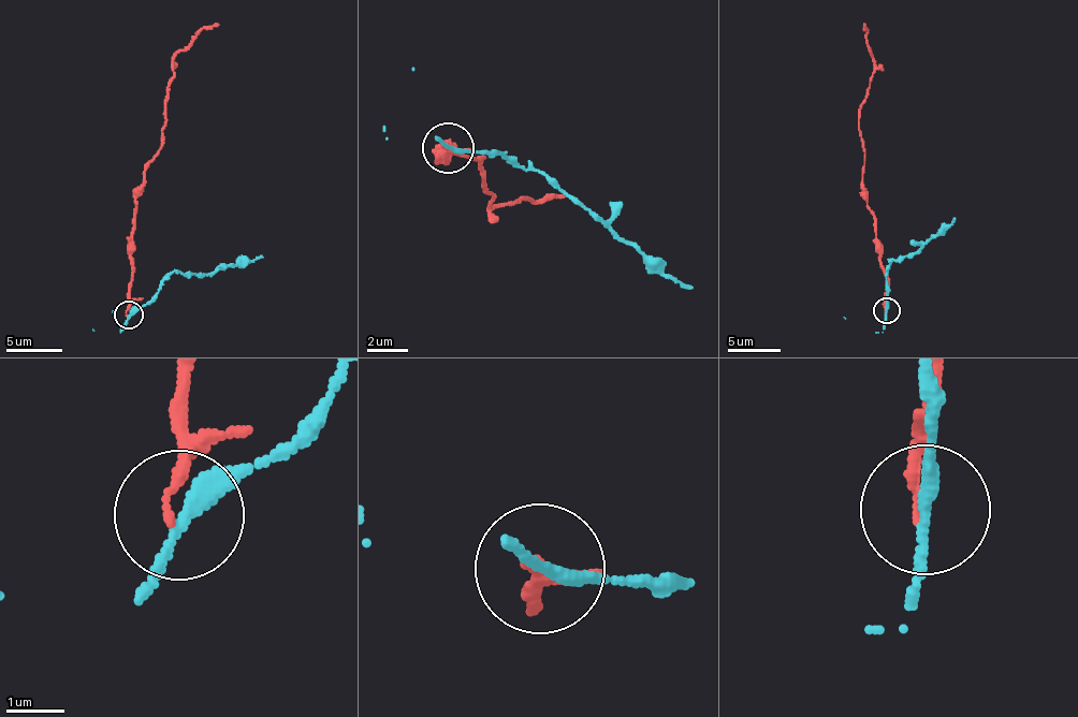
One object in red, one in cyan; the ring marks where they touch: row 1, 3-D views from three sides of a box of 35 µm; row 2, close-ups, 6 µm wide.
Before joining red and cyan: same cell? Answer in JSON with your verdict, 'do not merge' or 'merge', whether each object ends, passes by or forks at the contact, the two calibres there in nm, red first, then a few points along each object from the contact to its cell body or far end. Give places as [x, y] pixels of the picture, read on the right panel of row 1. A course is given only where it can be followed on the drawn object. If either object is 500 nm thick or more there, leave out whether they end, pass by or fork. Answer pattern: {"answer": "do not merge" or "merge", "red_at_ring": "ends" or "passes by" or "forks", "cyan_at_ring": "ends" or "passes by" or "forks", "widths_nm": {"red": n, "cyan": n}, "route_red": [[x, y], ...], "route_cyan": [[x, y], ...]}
{"answer": "do not merge", "red_at_ring": "ends", "cyan_at_ring": "passes by", "widths_nm": {"red": 150, "cyan": 240}, "route_red": [[884, 311], [887, 272], [879, 259], [876, 222], [861, 187], [865, 152], [858, 110], [874, 61], [864, 23]], "route_cyan": [[887, 311], [887, 267], [893, 261], [917, 252], [956, 219]]}

